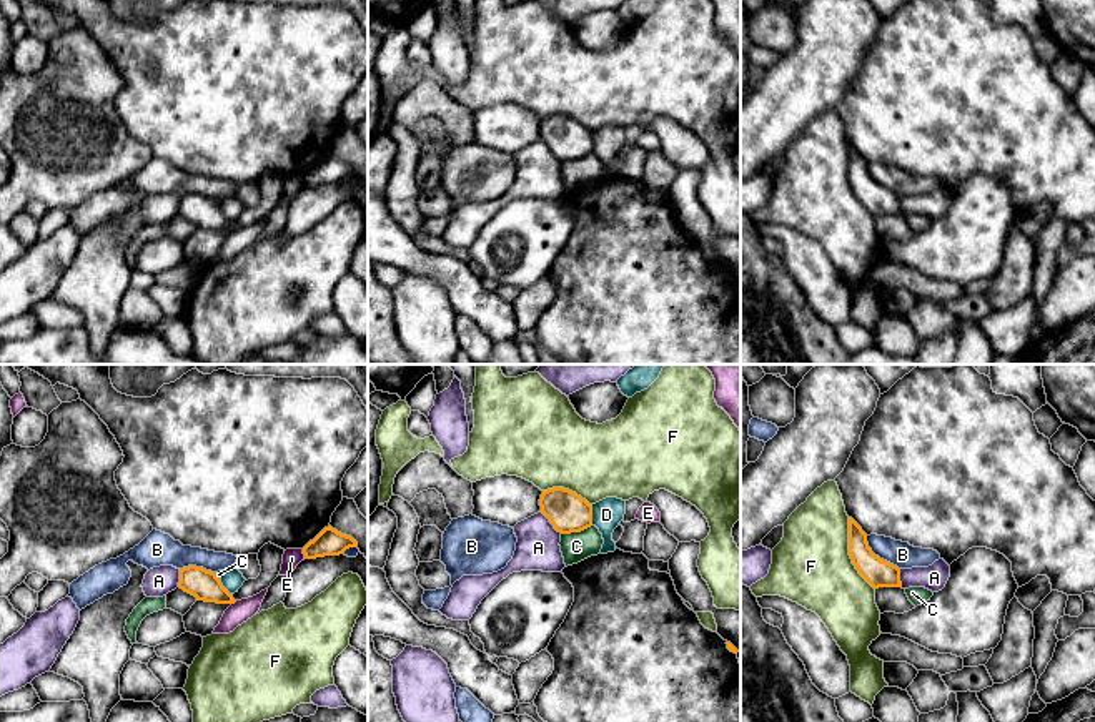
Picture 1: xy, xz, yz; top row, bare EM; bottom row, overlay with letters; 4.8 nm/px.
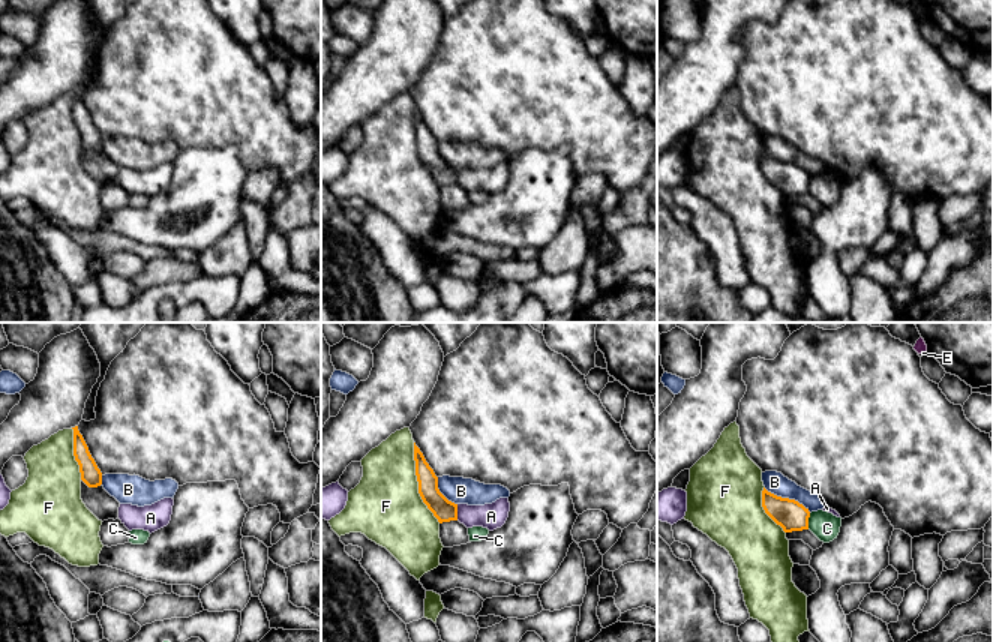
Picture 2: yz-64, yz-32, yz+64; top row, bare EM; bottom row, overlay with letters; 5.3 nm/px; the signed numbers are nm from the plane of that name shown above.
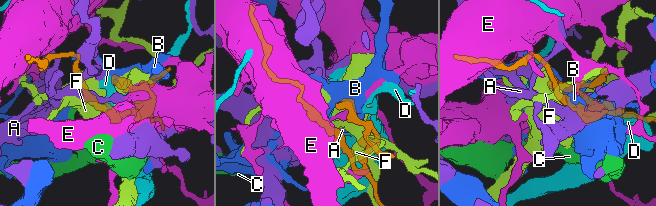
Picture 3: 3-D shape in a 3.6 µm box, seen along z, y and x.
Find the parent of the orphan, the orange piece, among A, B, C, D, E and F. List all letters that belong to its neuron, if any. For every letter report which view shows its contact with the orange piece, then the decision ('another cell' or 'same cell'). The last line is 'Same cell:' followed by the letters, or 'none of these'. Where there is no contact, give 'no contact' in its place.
A: meets orange in xz; another cell
B: meets orange in yz; another cell
C: meets orange in xz; another cell
D: meets orange in xz; another cell
E: meets orange in xy; another cell
F: meets orange in yz; same cell
Same cell: F

